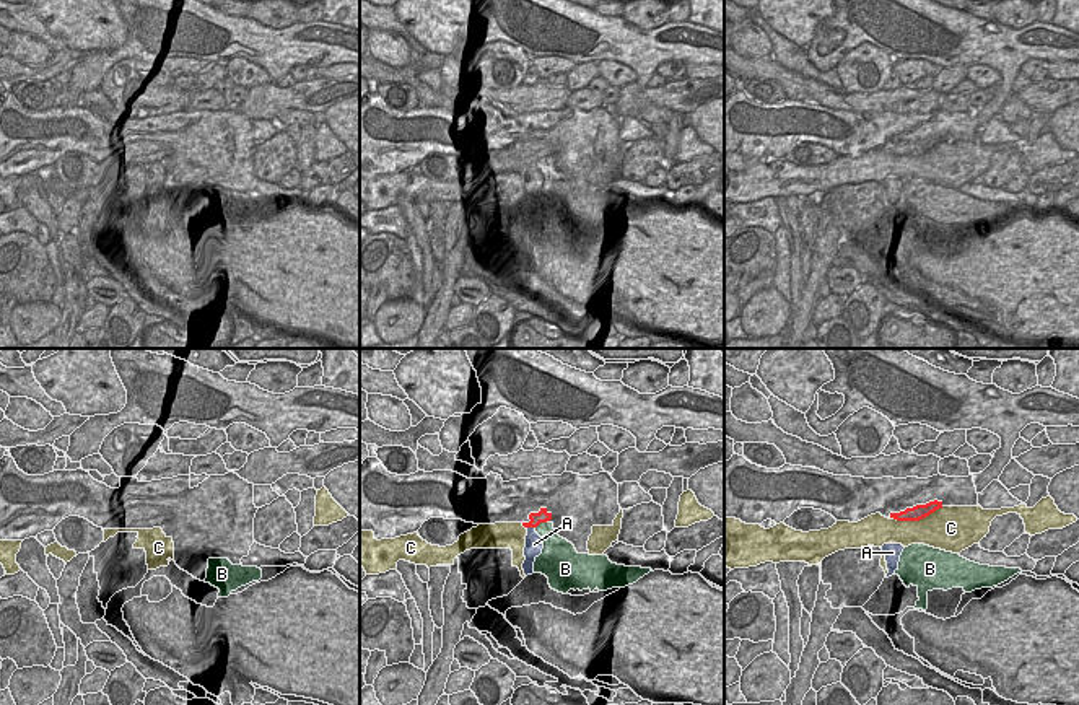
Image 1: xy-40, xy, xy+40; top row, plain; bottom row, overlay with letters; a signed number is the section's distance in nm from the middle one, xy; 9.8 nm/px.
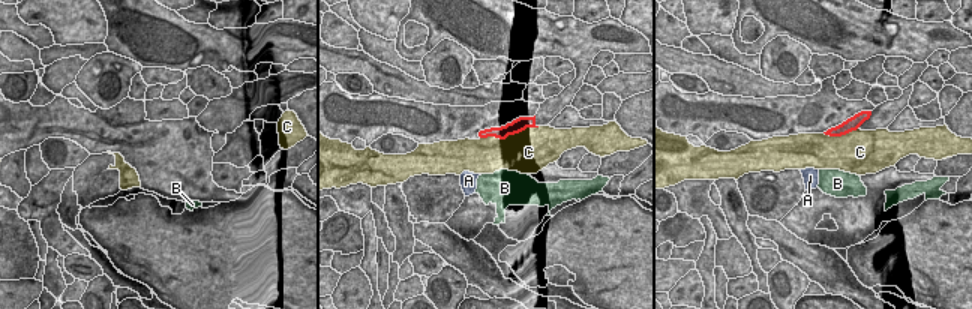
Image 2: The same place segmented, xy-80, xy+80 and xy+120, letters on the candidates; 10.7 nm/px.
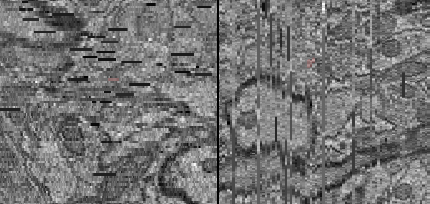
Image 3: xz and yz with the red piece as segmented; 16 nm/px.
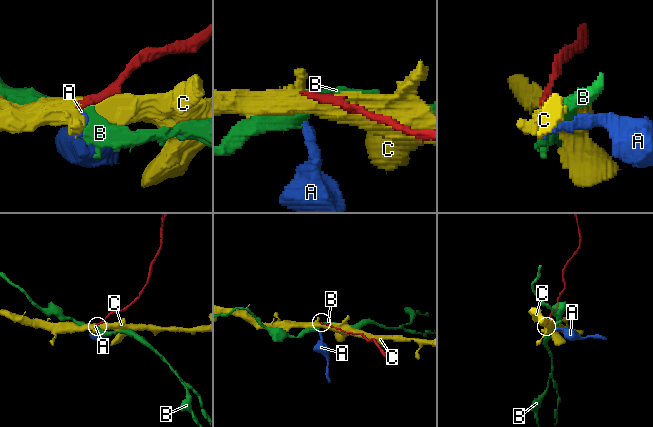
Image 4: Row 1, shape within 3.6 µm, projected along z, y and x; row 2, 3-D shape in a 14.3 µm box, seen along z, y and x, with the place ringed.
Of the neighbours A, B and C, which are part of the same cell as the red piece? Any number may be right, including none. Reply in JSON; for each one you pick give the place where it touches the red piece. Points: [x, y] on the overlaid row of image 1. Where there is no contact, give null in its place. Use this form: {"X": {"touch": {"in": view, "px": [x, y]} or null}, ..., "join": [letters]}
{"join": []}

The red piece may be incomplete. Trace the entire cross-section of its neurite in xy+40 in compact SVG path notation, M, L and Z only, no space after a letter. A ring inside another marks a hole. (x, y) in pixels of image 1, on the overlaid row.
M934 500L926 505L916 505L913 508L906 508L905 511L900 513L890 513L890 518L897 521L920 521L939 508L942 508L942 501Z

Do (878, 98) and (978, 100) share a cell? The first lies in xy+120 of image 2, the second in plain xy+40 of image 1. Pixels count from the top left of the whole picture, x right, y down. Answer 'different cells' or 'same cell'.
different cells

